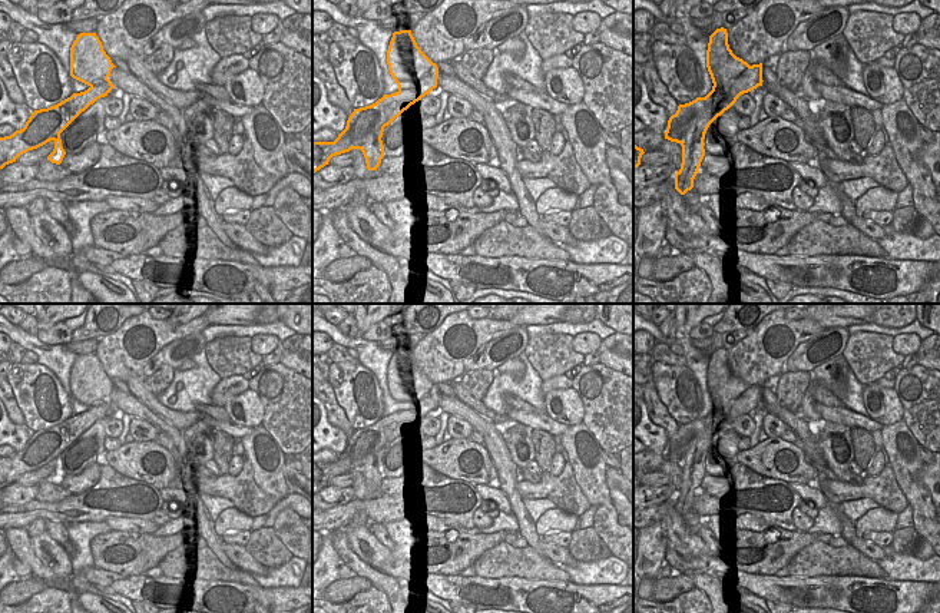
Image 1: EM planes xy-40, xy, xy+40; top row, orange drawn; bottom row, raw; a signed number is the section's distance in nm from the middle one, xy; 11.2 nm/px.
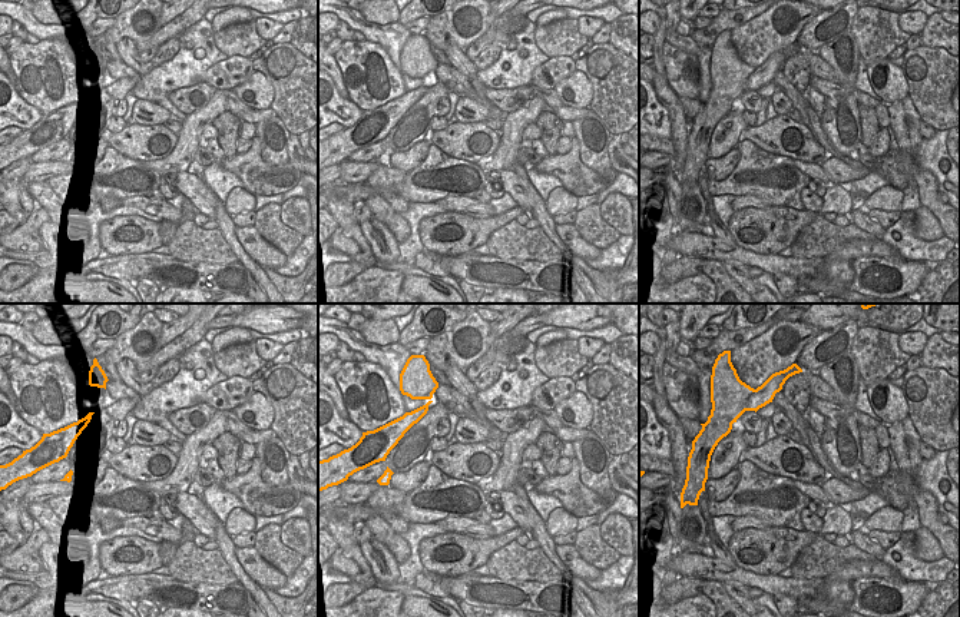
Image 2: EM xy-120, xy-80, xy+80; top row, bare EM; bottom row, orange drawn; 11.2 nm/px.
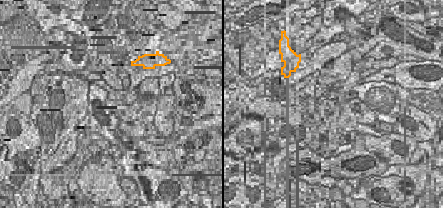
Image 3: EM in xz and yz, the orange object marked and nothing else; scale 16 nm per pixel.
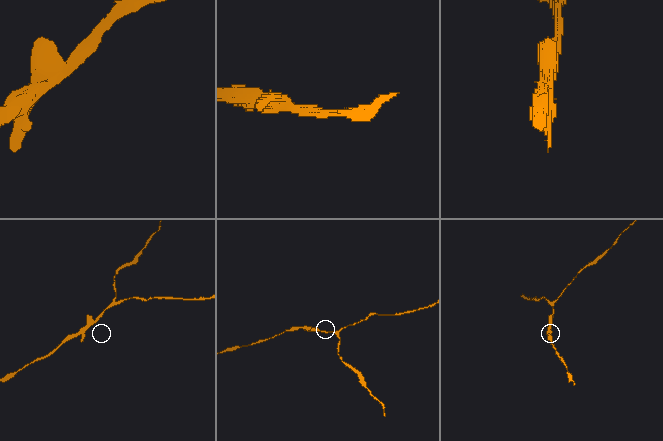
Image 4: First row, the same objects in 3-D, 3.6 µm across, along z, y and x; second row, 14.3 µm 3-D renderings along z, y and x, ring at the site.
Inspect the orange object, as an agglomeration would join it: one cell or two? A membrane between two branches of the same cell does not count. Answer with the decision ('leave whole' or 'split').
split

